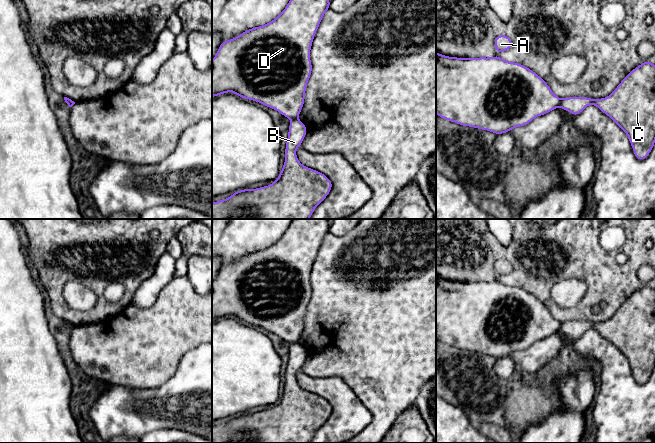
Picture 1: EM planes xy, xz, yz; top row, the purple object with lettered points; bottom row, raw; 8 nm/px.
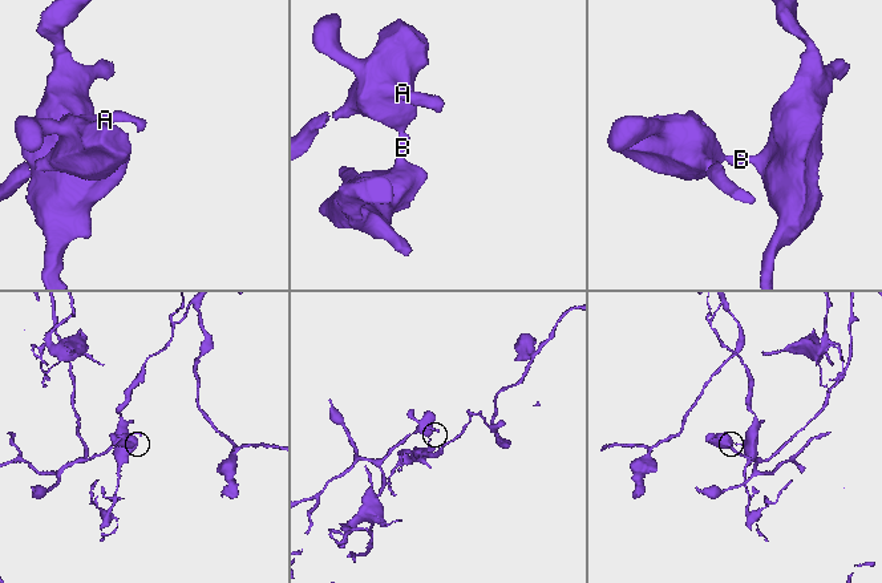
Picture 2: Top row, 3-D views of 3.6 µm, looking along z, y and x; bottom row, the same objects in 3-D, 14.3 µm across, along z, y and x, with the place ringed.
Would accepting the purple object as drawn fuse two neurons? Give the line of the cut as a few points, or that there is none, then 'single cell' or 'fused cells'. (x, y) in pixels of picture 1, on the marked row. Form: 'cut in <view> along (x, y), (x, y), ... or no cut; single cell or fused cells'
cut in xz along (296, 118), (291, 120); fused cells

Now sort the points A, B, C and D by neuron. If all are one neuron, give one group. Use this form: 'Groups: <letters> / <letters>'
Groups: A D / B C

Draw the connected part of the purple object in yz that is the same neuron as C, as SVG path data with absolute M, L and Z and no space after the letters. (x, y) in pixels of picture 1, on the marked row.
M649 60L634 68L607 97L567 97L561 100L560 107L574 116L580 114L588 105L597 106L610 117L628 136L635 157L644 160L655 144L655 65Z

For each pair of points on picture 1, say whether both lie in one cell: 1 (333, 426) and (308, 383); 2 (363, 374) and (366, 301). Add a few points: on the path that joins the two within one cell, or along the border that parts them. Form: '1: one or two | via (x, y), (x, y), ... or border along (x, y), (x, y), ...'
1: one | via (337, 413), (337, 402), (321, 386)
2: one | via (366, 356), (366, 319)

